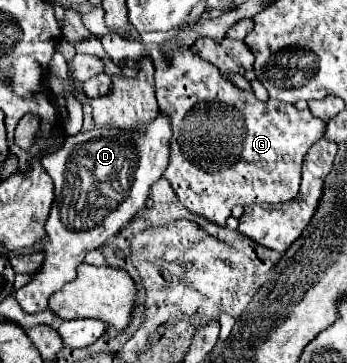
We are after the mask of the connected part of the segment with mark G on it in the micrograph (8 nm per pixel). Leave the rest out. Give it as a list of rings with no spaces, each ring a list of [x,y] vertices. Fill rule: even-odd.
[[[161,43],[157,47],[153,47],[153,51],[149,53],[153,57],[153,65],[155,65],[155,95],[157,95],[157,103],[159,103],[159,111],[167,113],[171,117],[171,125],[173,125],[173,137],[171,137],[171,159],[169,165],[163,173],[163,177],[171,183],[175,195],[179,197],[179,201],[191,211],[197,213],[201,217],[205,217],[207,221],[225,227],[227,217],[231,217],[231,209],[235,205],[265,205],[265,203],[283,203],[283,201],[291,201],[295,199],[297,191],[299,191],[299,183],[301,183],[301,163],[303,163],[303,155],[309,151],[309,147],[319,141],[327,129],[327,123],[323,119],[317,119],[311,115],[309,109],[297,109],[295,105],[289,103],[277,103],[277,99],[269,99],[267,103],[259,101],[251,91],[241,91],[237,89],[233,83],[229,83],[219,71],[217,67],[213,67],[211,63],[203,61],[201,57],[197,57],[191,47],[181,47],[181,45],[173,45],[173,43]]]

